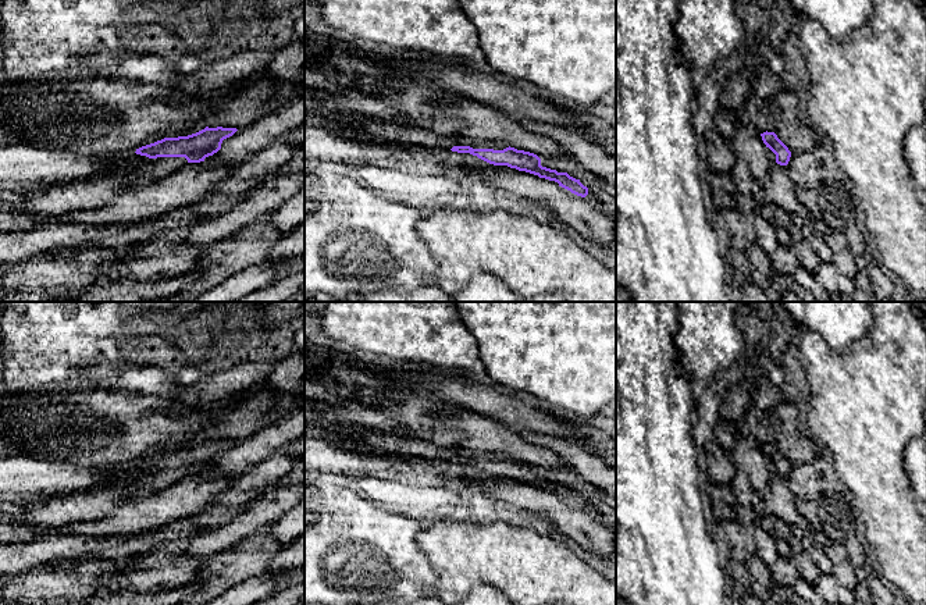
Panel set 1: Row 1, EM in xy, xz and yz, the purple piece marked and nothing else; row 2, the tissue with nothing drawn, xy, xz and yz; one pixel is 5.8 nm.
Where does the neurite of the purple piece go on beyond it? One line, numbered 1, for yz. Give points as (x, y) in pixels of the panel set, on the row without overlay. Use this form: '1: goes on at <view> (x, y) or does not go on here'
1: goes on at yz (770, 466)

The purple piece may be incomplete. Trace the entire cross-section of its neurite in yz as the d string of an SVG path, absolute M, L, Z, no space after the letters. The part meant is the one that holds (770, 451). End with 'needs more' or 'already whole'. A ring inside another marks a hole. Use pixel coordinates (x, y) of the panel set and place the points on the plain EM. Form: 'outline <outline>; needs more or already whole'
outline M774 444L761 445L763 455L766 456L766 466L772 474L787 477L791 469L788 459L777 449Z; needs more

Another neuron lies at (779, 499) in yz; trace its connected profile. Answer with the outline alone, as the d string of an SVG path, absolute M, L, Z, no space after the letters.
M773 474L769 484L761 492L766 513L779 517L788 527L794 527L801 516L797 510L797 497L790 488L787 477Z

